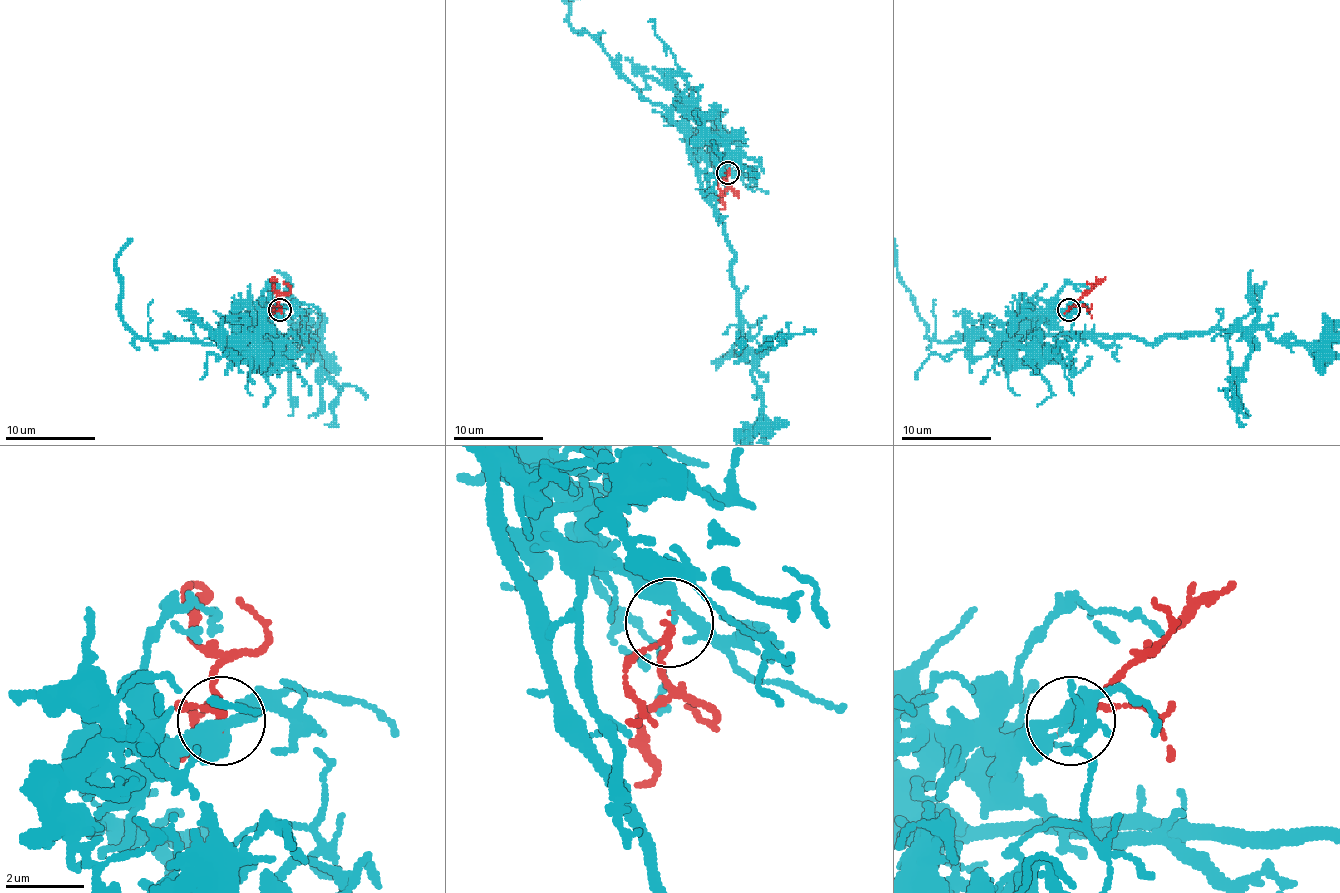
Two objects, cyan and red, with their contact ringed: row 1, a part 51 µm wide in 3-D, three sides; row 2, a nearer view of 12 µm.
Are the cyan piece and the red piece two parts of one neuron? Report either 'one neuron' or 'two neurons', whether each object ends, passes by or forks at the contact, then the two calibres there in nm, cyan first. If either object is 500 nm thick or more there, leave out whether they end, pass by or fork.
one neuron; cyan passes by; red passes by; calibres 280 and 130 nm

